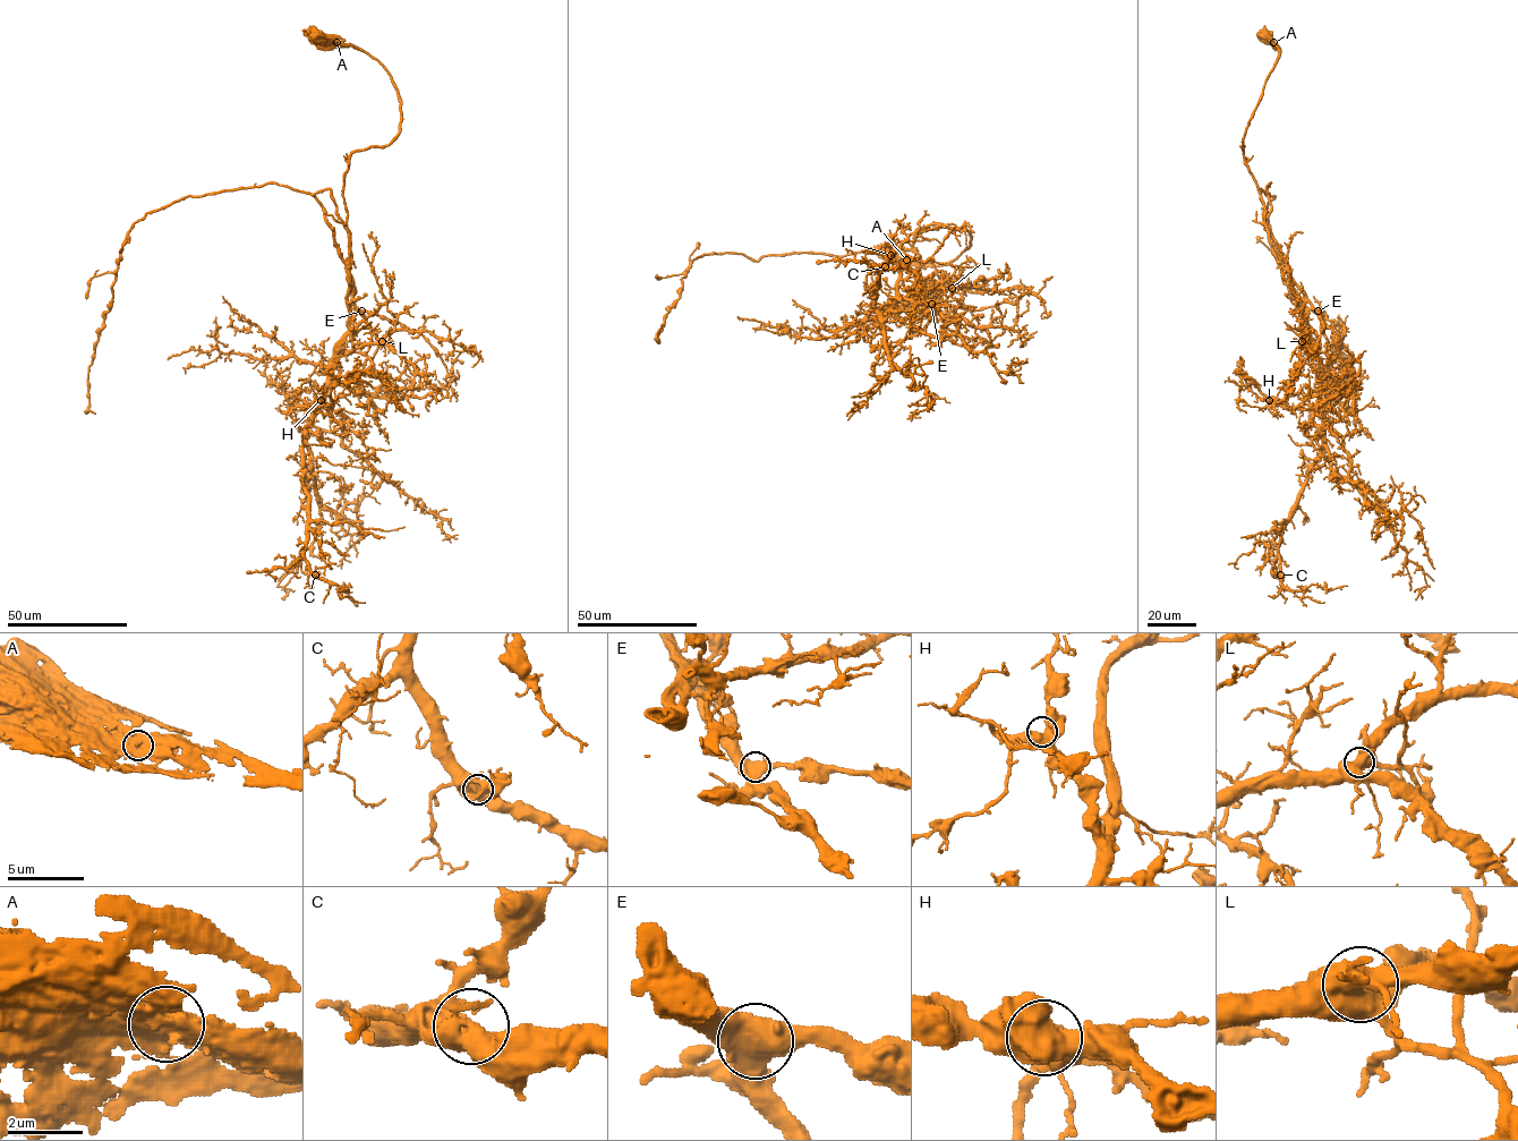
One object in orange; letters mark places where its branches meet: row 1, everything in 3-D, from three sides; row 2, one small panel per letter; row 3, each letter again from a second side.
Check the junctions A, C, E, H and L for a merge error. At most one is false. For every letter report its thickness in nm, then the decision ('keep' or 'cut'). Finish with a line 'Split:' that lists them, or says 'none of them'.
A: calibre 650 nm; keep
C: calibre 550 nm; keep
E: calibre 700 nm; keep
H: calibre 550 nm; keep
L: calibre 600 nm; keep
Split: none of them

